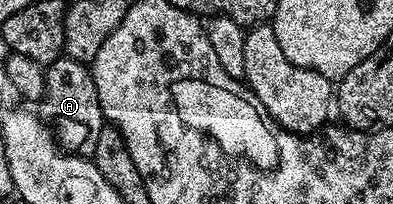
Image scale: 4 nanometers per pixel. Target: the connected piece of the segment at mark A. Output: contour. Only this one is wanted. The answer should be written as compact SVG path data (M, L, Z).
M68 57L48 64L45 67L45 97L40 100L39 107L40 118L50 131L53 132L56 127L65 127L65 139L59 144L62 151L92 157L99 141L99 133L107 125L107 120L101 112L93 72L86 64Z

